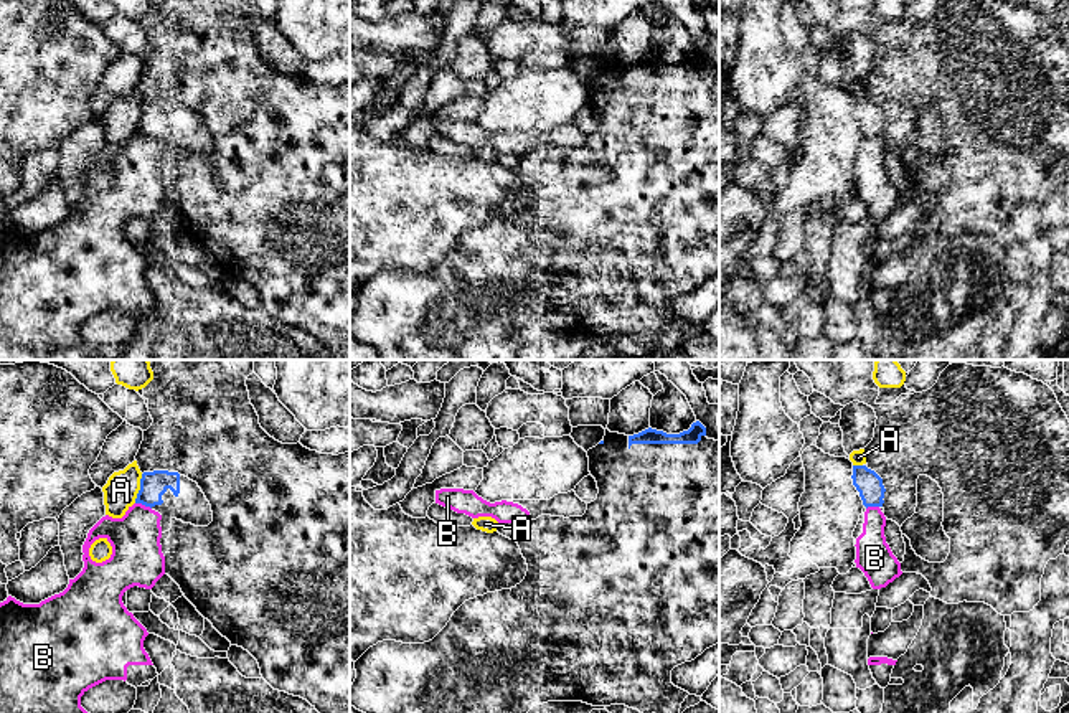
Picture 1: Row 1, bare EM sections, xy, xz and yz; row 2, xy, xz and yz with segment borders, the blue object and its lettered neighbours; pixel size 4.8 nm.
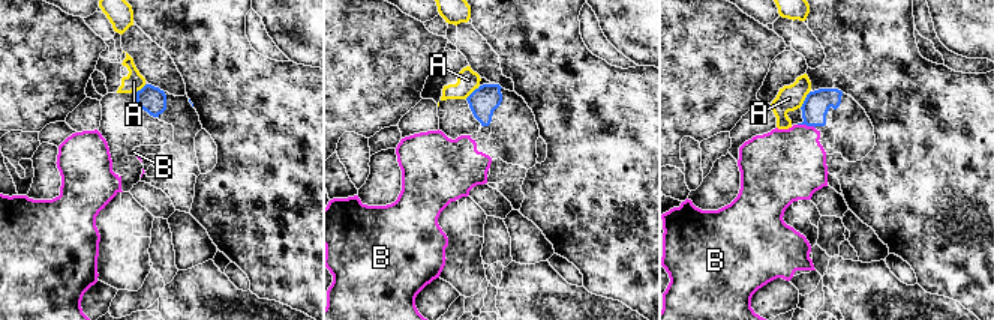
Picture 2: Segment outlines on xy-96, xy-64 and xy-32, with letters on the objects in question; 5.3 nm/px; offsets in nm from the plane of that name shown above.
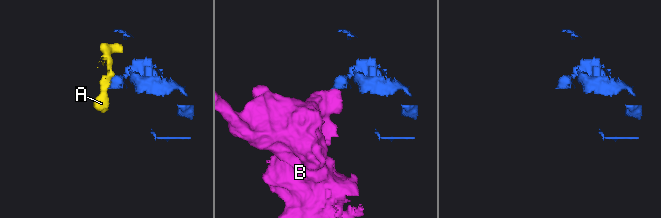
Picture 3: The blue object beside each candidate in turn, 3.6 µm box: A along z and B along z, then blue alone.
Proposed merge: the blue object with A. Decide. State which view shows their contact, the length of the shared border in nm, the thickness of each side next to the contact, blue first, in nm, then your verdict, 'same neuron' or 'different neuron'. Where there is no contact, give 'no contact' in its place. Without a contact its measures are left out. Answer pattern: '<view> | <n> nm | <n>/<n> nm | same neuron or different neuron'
xy | 150 nm | 130/160 nm | different neuron

